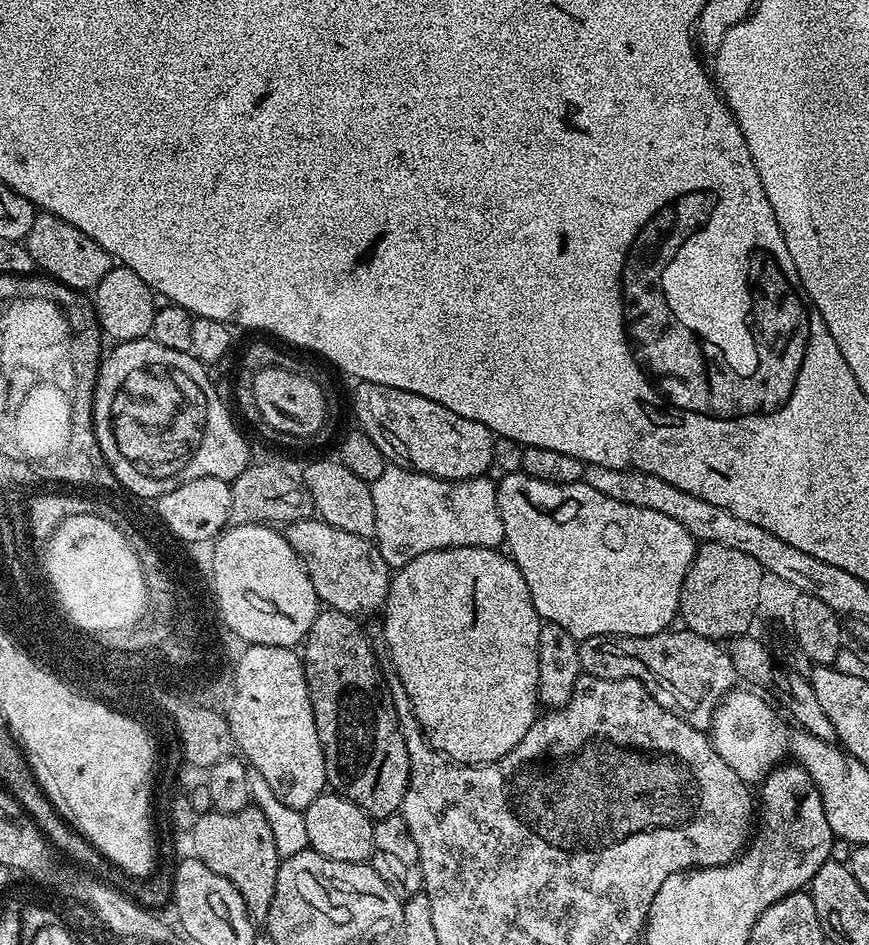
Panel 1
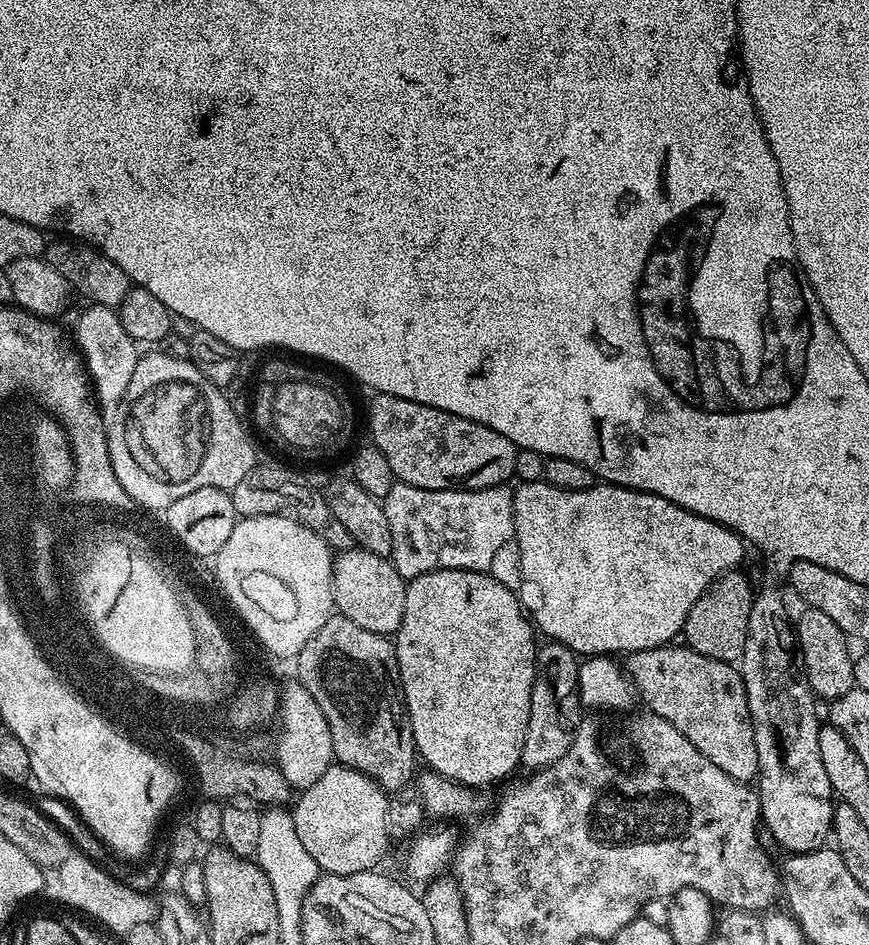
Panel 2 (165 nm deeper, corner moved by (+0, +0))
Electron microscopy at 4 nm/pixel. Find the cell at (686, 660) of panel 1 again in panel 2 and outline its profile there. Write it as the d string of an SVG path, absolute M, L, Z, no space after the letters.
M687 646L676 647L631 653L626 663L628 676L643 685L649 708L690 738L718 770L741 782L755 781L760 775L758 746L754 746L754 726L743 676L727 660L706 658L706 654L698 654Z

